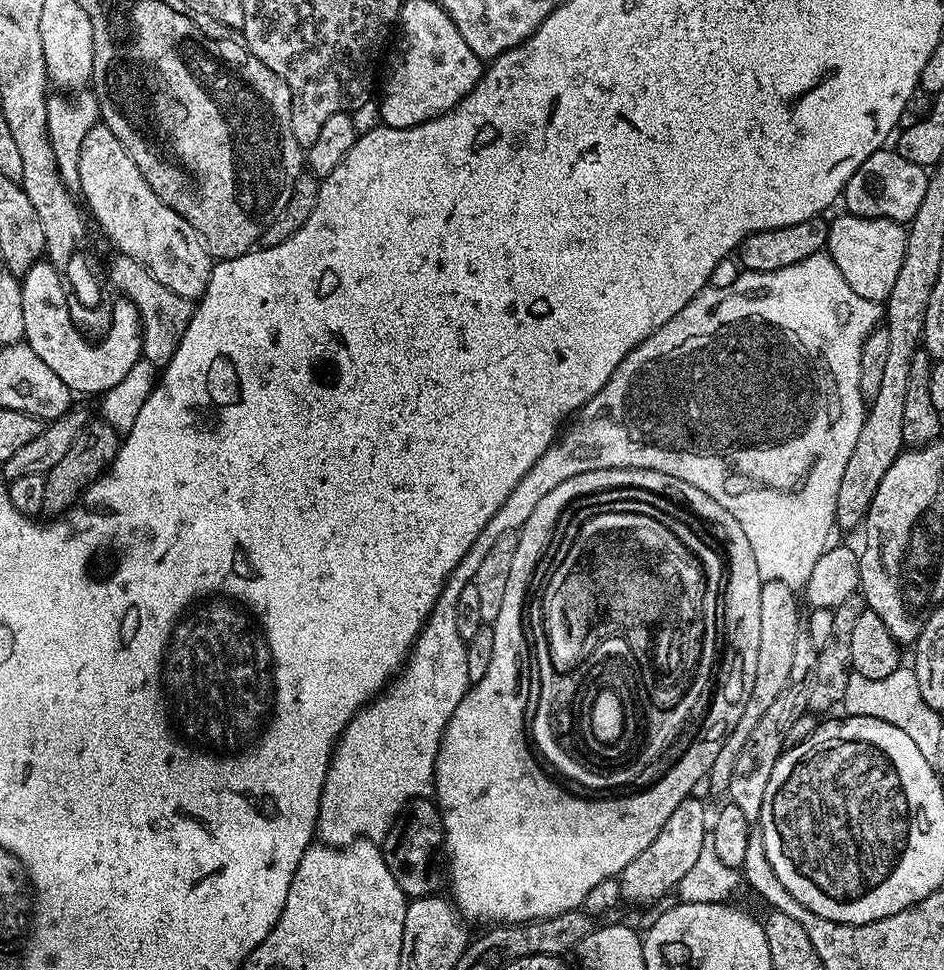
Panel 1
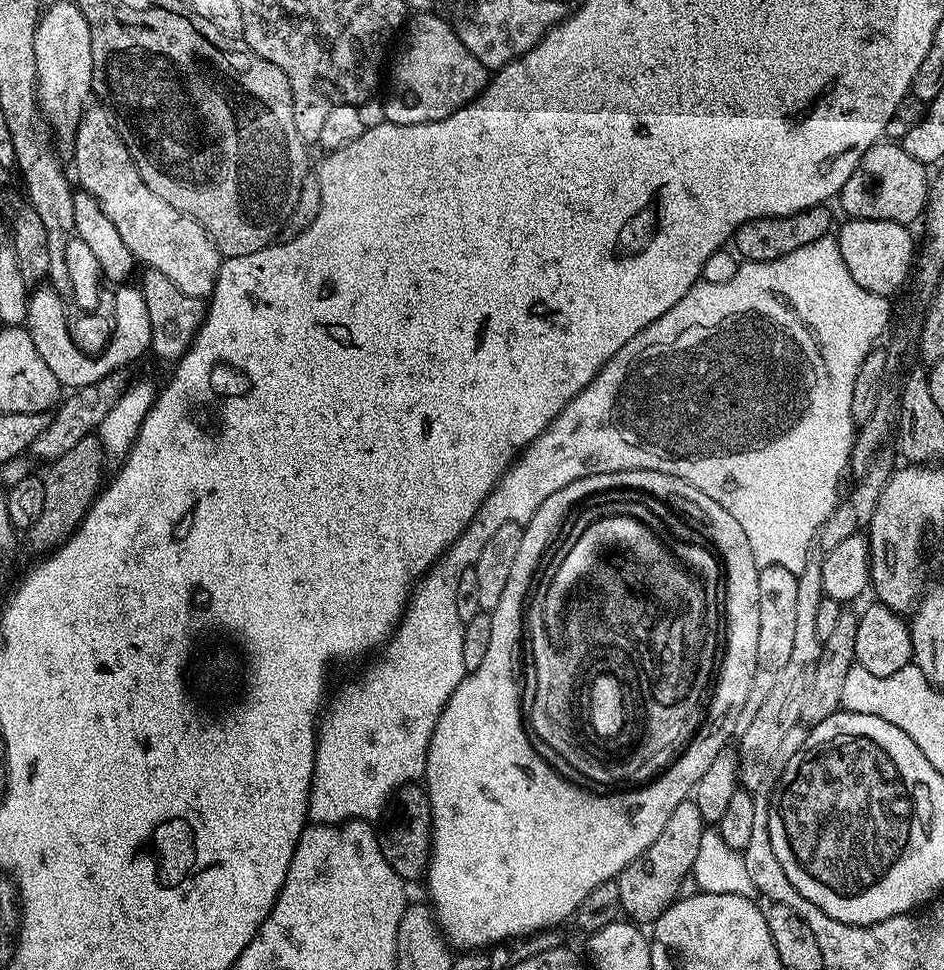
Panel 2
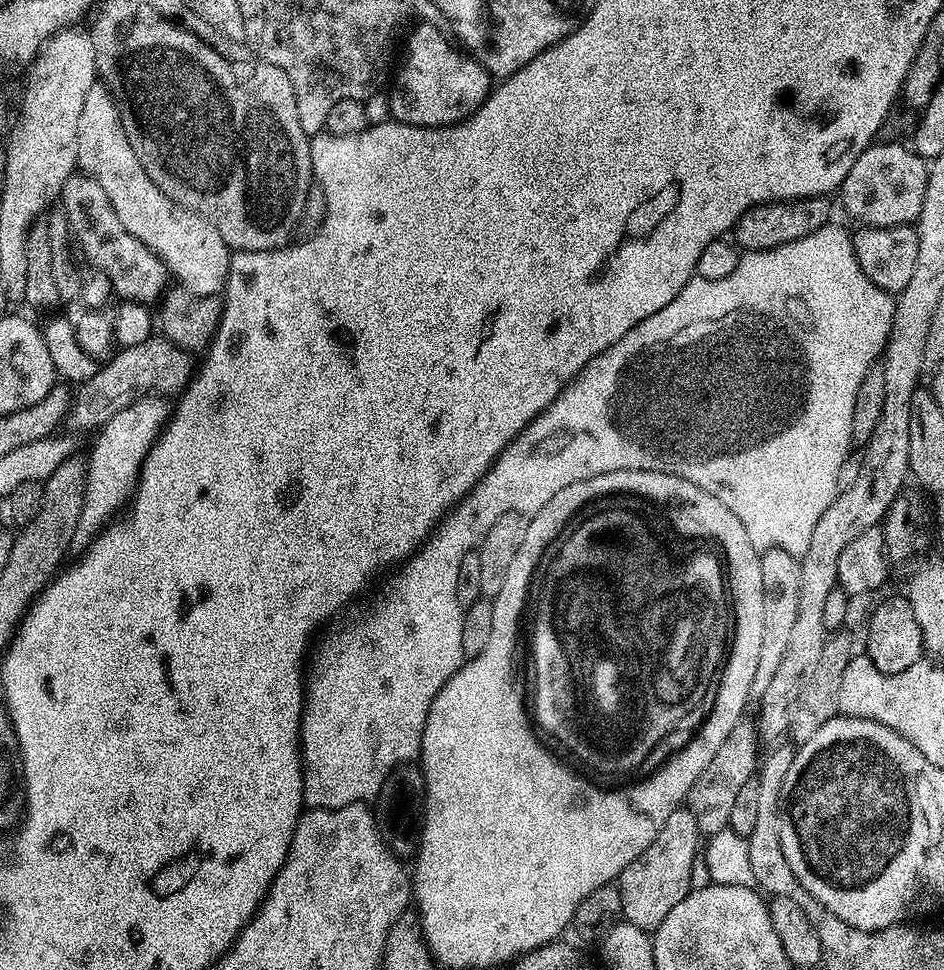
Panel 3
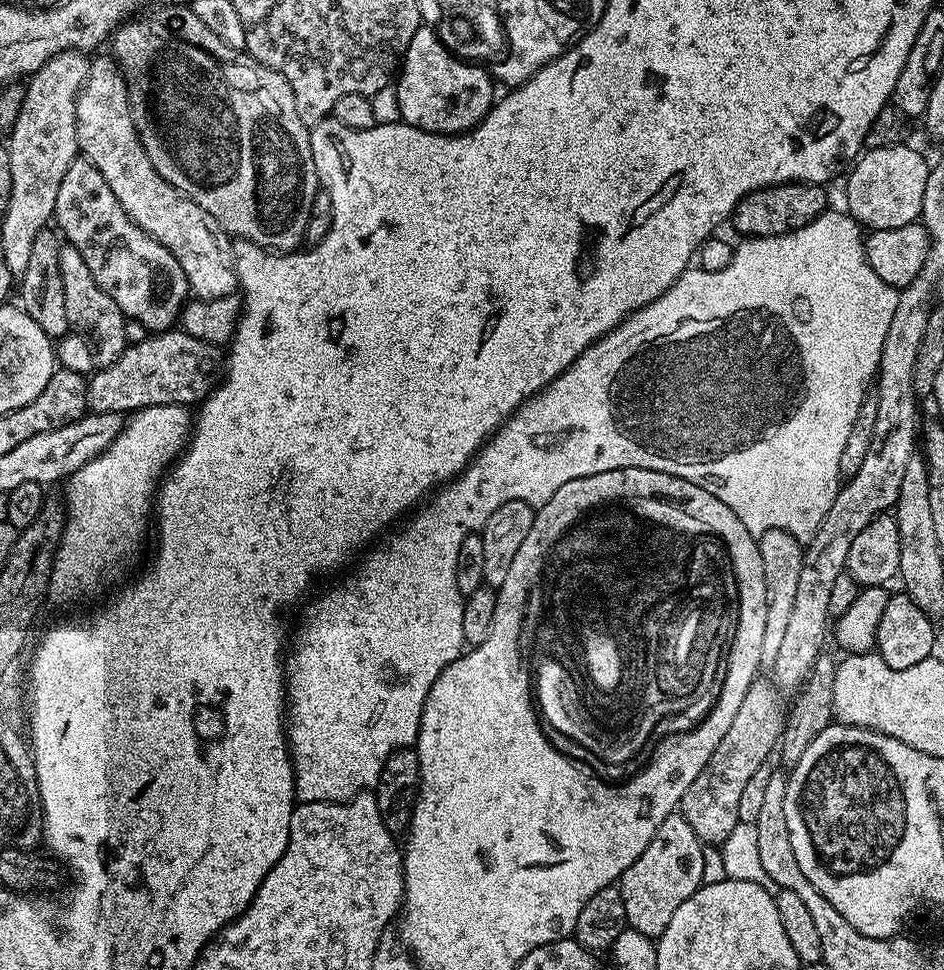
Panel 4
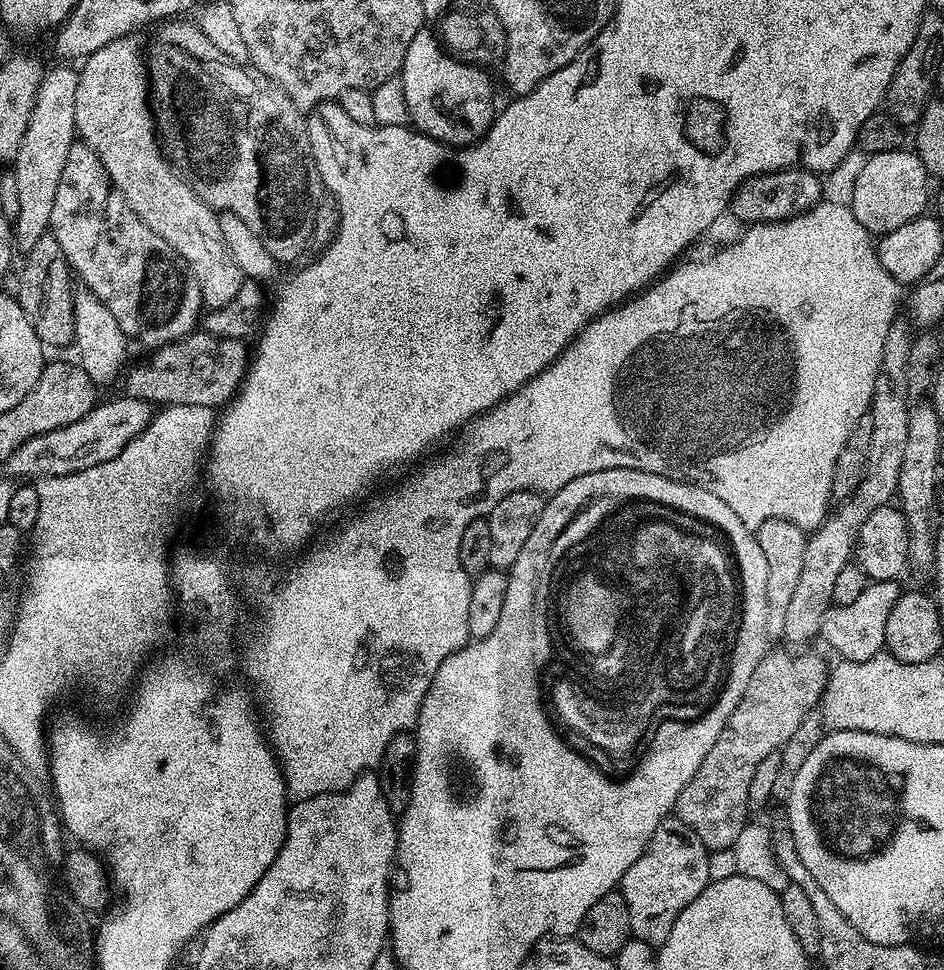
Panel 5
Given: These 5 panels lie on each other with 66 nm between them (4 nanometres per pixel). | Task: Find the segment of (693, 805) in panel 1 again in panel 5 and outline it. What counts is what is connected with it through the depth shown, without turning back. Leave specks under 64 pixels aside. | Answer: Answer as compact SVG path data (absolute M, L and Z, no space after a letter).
M669 818L663 820L654 830L654 838L646 846L642 858L630 866L620 879L618 891L624 896L626 910L630 914L632 936L653 946L659 946L670 938L674 922L694 898L704 893L713 875L708 865L710 850L681 820Z

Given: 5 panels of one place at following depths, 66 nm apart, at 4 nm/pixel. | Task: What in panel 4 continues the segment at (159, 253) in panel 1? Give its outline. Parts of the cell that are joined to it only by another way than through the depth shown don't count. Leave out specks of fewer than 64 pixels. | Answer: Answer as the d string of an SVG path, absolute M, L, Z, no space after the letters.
M97 55L89 63L88 77L76 99L76 147L114 190L114 198L142 231L150 234L182 266L191 295L198 300L213 300L237 291L232 245L227 232L202 206L190 202L168 180L163 180L150 158L146 158L140 135L132 121L128 105L128 86L115 60Z

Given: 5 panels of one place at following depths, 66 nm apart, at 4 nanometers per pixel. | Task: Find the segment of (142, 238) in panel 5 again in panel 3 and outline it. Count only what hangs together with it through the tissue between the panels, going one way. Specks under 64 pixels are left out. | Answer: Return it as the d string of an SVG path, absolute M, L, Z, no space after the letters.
M73 174L66 178L58 204L69 224L71 239L77 245L80 243L85 258L93 264L91 267L109 279L117 297L120 295L125 301L147 306L155 305L161 299L162 290L170 284L168 267L148 247L138 242L126 226L122 226L118 214L114 214L114 206L110 206L110 198L106 198L106 190L98 186L93 176Z

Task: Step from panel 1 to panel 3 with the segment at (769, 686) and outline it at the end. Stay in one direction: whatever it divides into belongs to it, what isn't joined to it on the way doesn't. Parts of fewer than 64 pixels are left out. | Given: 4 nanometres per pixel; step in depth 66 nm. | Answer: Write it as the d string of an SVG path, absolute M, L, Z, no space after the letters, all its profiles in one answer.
M781 548L760 552L762 570L762 647L758 653L758 670L754 670L752 696L766 694L766 686L774 678L786 651L790 633L798 614L798 585L802 582L799 559Z

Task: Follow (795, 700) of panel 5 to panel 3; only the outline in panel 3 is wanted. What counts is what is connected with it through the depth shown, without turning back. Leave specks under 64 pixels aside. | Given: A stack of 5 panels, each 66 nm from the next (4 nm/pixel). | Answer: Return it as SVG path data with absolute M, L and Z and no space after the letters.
M742 718L730 730L726 742L715 752L713 760L706 765L706 770L698 774L698 782L688 792L686 807L690 814L694 814L694 822L698 822L698 830L705 837L718 834L728 827L730 813L734 811L734 802L738 799L742 786L754 779L758 772L758 755L756 756L756 744L758 745L758 728L748 718Z

